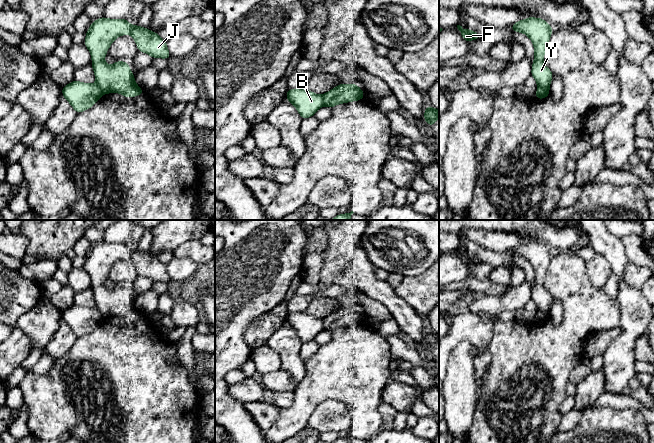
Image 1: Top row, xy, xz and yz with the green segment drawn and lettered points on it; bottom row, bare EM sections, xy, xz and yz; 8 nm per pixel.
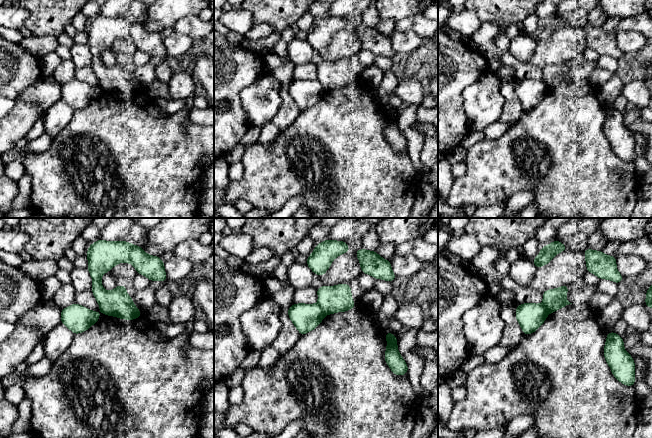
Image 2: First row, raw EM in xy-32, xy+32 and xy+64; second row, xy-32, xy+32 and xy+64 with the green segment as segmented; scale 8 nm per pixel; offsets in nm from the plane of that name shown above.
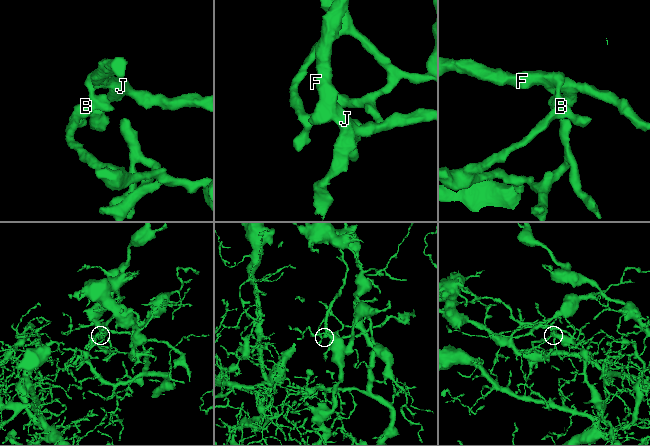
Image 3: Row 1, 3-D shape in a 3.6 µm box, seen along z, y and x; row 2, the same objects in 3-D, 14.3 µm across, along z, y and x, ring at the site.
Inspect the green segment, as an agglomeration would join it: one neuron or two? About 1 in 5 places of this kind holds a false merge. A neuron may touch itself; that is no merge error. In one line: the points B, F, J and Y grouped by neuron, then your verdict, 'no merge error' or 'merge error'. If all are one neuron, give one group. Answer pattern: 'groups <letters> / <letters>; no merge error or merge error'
groups B / F J Y; merge error

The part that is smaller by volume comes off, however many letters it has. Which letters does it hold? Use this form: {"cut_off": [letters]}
{"cut_off": ["F", "J", "Y"]}

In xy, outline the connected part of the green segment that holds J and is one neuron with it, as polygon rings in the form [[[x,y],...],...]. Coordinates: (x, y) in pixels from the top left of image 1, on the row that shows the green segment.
[[[100,17],[93,21],[86,33],[84,45],[89,49],[97,85],[104,94],[121,93],[127,98],[144,93],[134,80],[128,62],[116,61],[113,65],[105,63],[105,55],[113,41],[122,35],[131,35],[138,51],[152,58],[170,58],[167,43],[158,33],[139,25],[131,25],[127,19],[108,19]]]

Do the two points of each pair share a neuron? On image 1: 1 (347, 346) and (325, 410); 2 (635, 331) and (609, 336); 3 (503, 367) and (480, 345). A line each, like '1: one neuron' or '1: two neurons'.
1: two neurons
2: two neurons
3: two neurons

